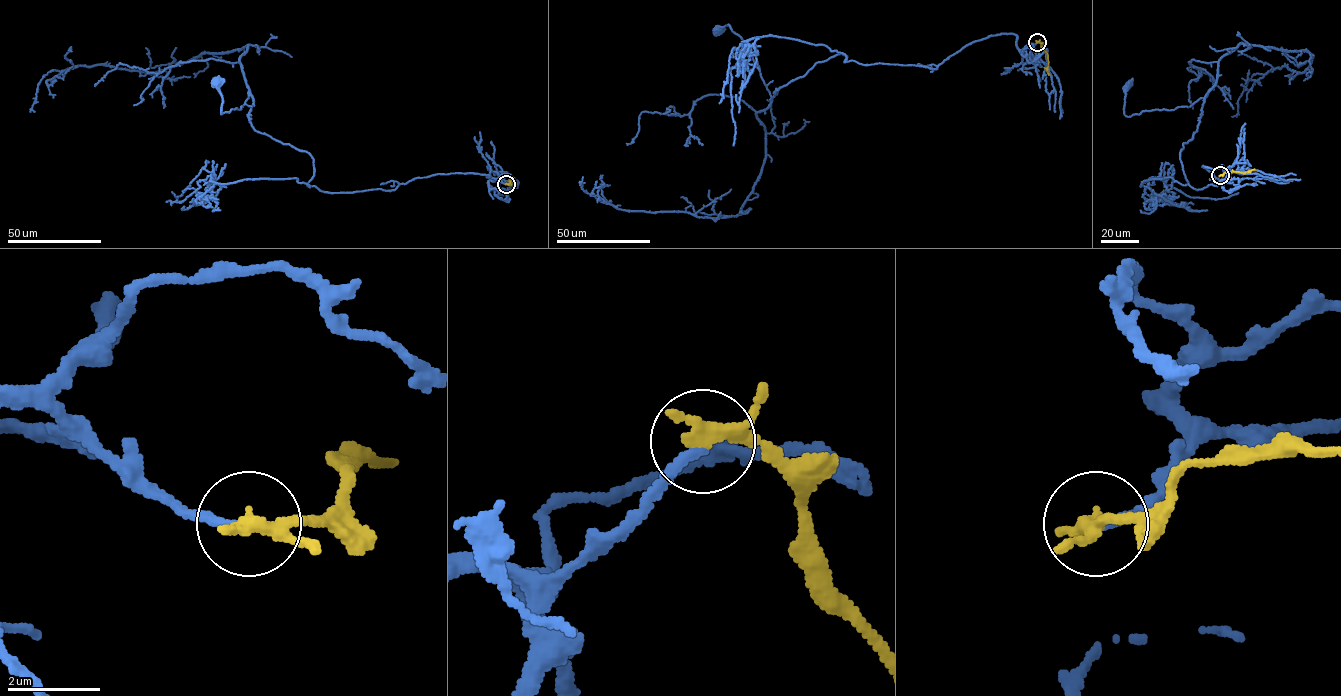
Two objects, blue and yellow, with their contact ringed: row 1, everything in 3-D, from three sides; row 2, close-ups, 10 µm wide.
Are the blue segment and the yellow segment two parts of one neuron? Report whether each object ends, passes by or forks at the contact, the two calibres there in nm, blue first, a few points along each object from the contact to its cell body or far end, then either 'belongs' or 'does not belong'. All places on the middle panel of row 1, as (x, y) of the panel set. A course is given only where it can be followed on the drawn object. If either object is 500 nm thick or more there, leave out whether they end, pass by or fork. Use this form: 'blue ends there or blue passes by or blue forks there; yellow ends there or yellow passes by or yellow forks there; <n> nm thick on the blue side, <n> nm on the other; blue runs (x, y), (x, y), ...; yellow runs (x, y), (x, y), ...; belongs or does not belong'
blue ends there; yellow passes by; 200 nm thick on the blue side, 300 nm on the other; blue runs (1037, 42), (991, 35), (935, 69), (837, 53), (770, 100), (747, 46), (717, 29); yellow runs (1037, 42), (1047, 53), (1049, 75); belongs

